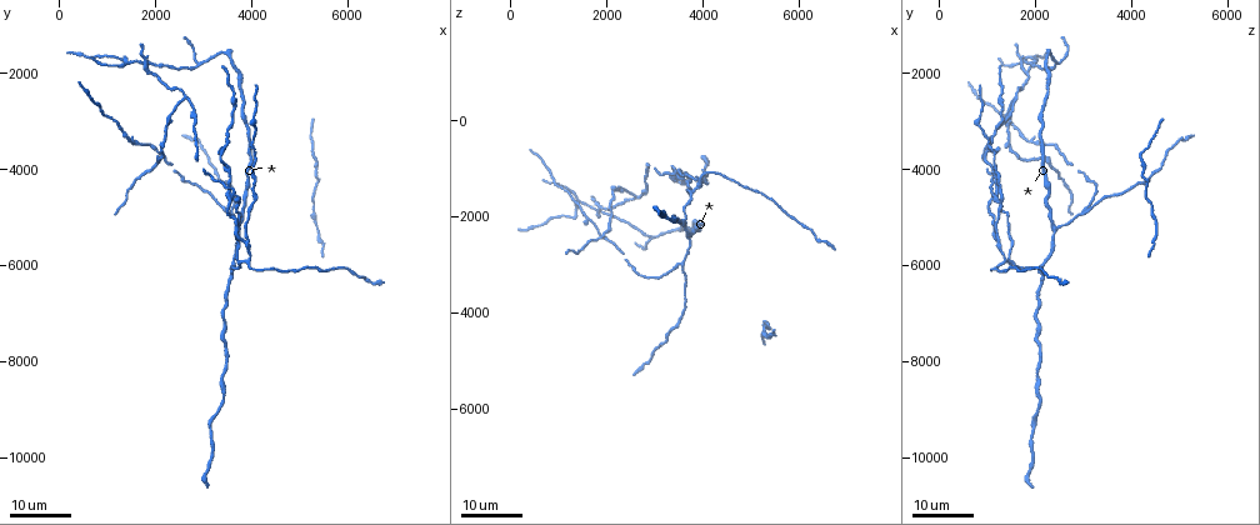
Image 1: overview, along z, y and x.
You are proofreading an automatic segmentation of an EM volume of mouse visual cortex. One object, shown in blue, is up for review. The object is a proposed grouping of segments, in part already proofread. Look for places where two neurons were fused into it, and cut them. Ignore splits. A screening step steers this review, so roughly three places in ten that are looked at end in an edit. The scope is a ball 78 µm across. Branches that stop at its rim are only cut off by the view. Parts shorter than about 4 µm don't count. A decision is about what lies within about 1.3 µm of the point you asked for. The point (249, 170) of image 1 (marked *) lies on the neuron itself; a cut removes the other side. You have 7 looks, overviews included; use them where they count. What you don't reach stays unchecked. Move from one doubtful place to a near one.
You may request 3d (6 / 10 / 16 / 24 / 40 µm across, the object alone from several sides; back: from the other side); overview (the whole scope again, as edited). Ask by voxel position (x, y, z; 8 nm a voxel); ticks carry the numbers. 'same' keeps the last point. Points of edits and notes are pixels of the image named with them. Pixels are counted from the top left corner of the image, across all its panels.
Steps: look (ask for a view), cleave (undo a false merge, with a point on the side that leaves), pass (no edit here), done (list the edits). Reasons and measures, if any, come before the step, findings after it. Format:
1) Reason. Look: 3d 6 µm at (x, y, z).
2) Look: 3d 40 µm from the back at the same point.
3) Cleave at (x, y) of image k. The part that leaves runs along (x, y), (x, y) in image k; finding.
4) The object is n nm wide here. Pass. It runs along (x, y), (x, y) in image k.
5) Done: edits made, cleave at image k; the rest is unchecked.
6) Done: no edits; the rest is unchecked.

Three arms meet. Look: 3d 24 µm at (3550, 4950, 3000).

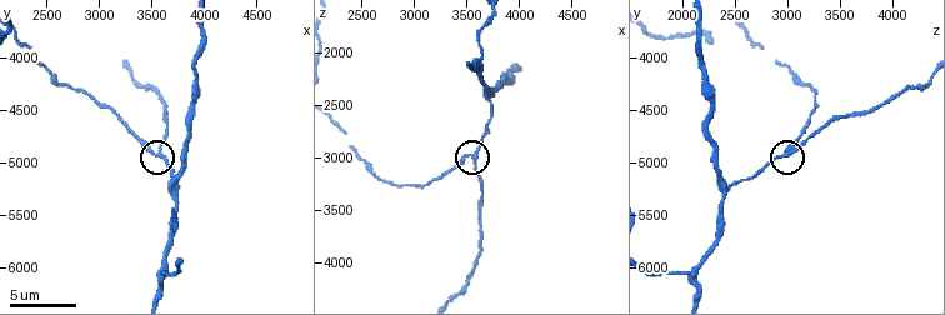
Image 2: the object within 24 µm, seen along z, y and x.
Look: 3d 6 µm at (3580, 4920, 3020).

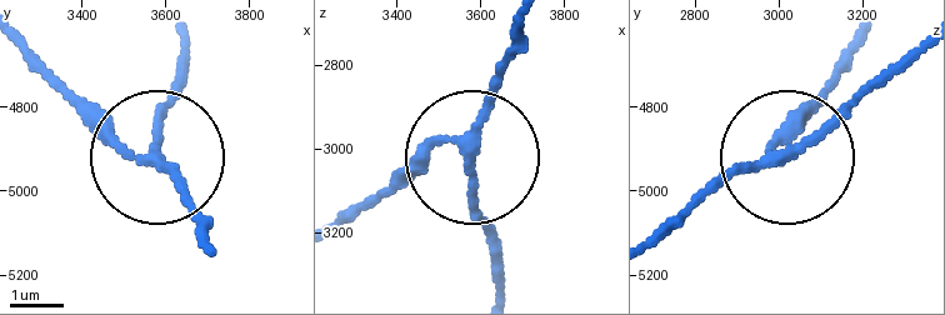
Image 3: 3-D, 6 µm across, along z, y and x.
Pass. It runs along (658, 244), (739, 173), (819, 141), (895, 65) in image 3; all the same neuron.

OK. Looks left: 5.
Two arms in line, one across. Look: 3d 24 µm at (3900, 5500, 1200).

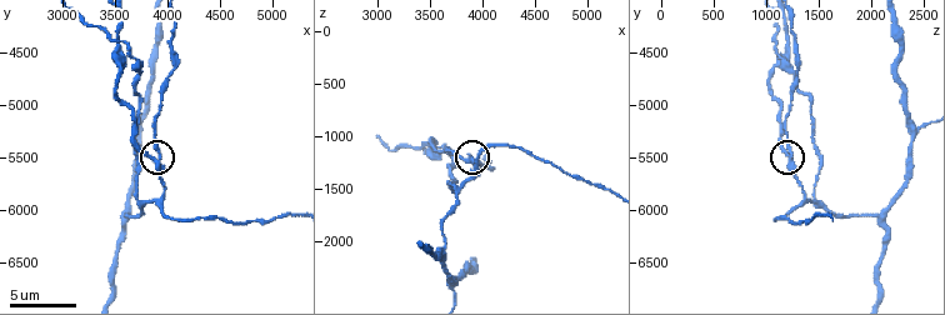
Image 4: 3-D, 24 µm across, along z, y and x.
Closer look. Look: 3d 10 µm at (3880, 5520, 1240).

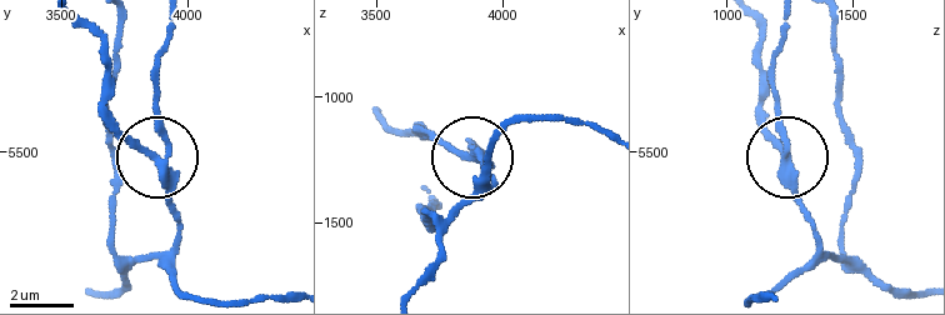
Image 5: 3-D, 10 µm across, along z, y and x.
3 arms meet here. Cleave at (130, 139) of image 5. The part that leaves runs along (161, 171), (114, 118), (105, 53), (76, 20) in image 5; two neurons meet here.

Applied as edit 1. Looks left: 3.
Calibre changes. Look: 3d 6 µm at (3980, 6060, 1140).

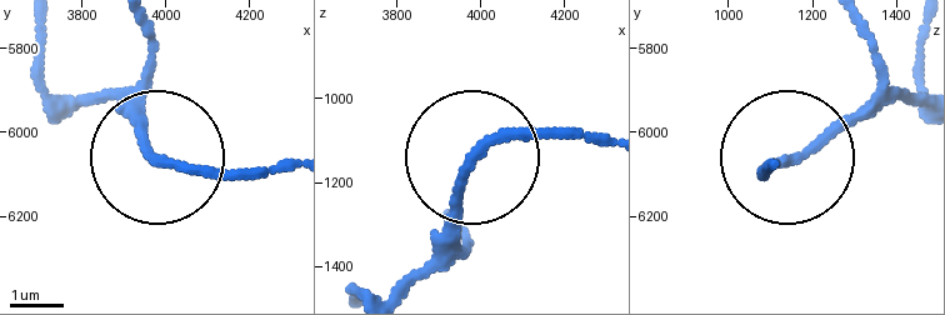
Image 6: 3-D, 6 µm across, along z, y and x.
Pass. It runs along (398, 293), (469, 163), (586, 131) in image 6; continuous, no second neuron.

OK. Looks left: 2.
A fork. Look: 3d 10 µm at (3700, 5220, 2460).

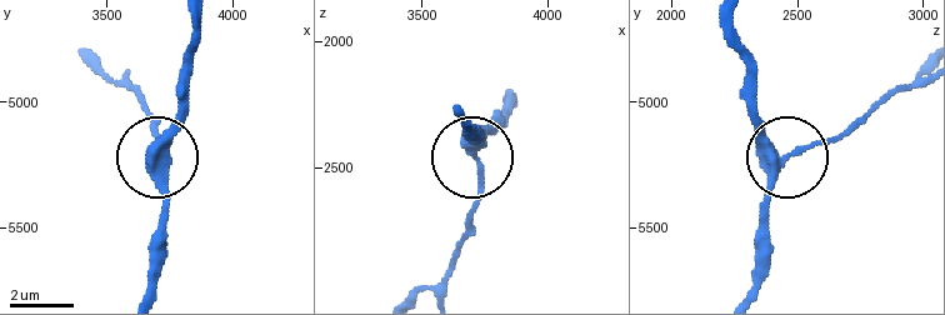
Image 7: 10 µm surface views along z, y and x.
From behind. Look: 3d 10 µm from the back at (3700, 5250, 2430).

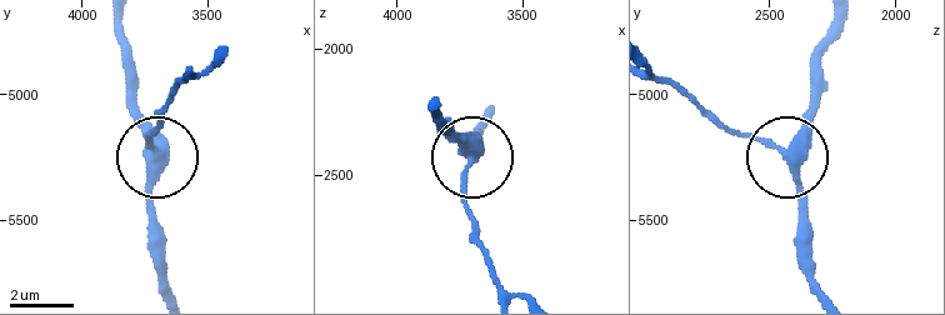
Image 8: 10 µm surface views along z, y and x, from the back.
3 arms meet here. Pass. It runs along (120, 24), (129, 96), (160, 161), (153, 185), (153, 263) in image 8; all the same neuron.

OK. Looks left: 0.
Done: edits made, cleave at image 5; the rest is unchecked.

